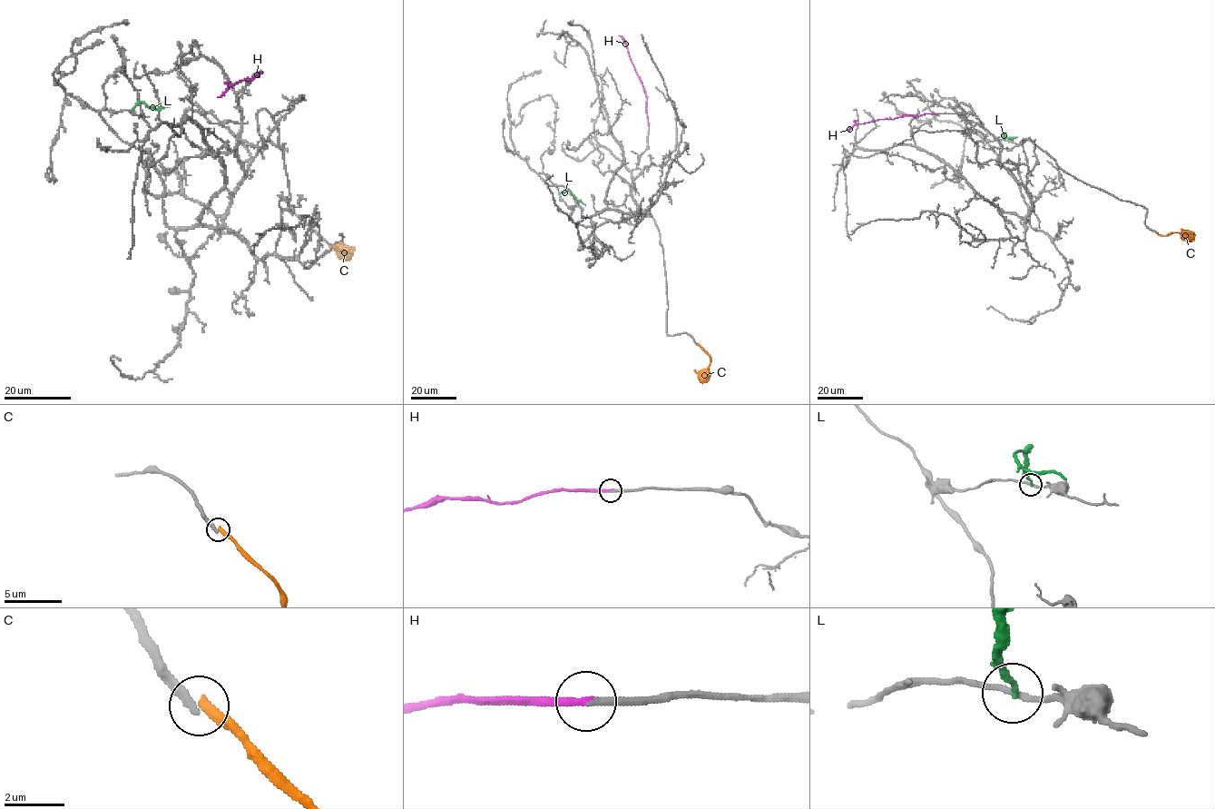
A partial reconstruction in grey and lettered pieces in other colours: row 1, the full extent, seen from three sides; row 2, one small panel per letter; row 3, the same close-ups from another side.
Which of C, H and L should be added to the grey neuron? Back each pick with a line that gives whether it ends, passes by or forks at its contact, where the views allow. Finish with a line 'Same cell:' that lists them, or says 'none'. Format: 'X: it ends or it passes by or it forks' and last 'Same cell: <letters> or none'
H: it ends
Same cell: H

